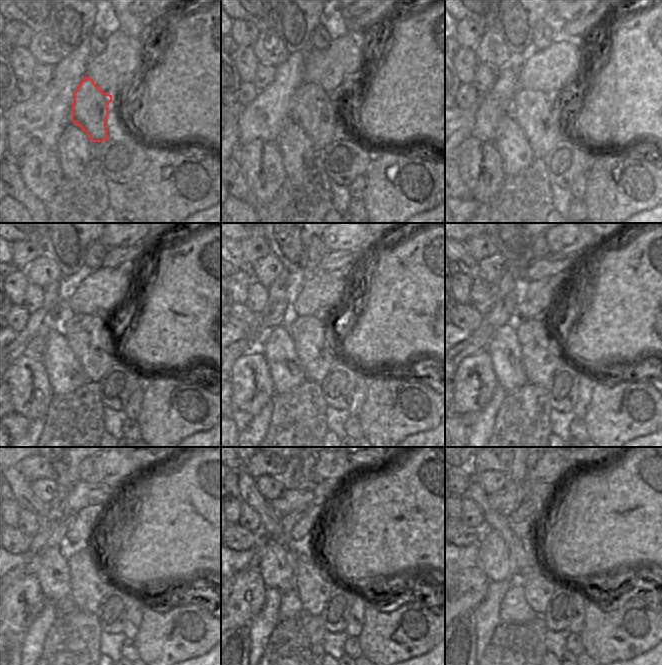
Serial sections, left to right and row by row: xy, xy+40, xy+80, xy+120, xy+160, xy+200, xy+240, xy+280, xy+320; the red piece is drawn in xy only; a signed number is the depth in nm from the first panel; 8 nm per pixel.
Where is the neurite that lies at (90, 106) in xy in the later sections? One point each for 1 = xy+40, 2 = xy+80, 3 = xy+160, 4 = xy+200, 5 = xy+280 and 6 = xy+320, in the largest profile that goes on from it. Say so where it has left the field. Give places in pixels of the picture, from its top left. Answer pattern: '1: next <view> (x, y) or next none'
1: next xy+40 (315, 111)
2: next xy+80 (536, 112)
3: next xy+160 (312, 343)
4: next xy+200 (540, 359)
5: next xy+280 (313, 587)
6: next xy+320 (538, 591)

